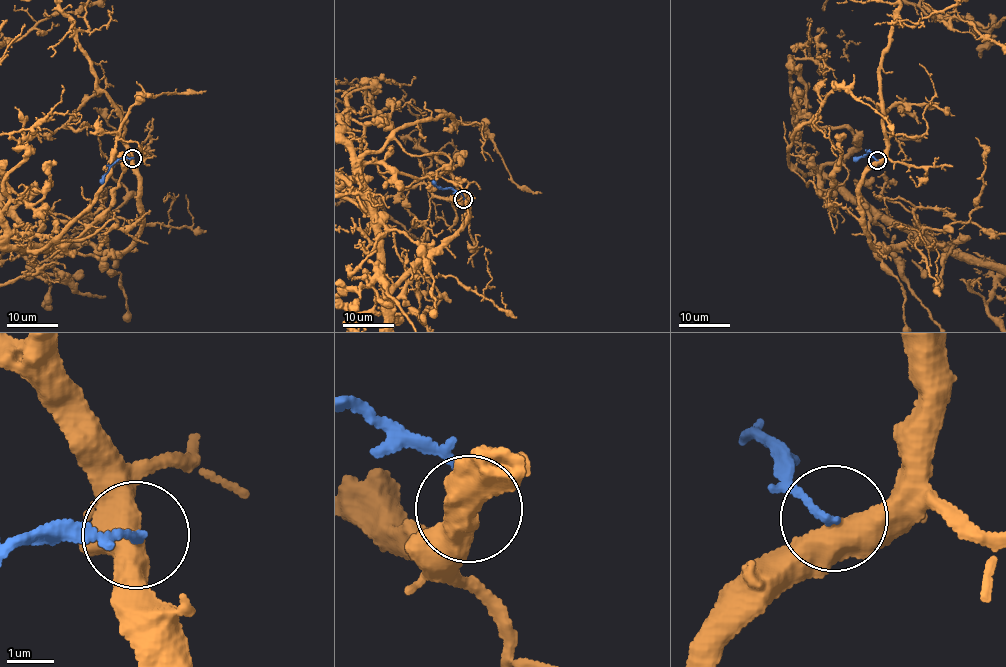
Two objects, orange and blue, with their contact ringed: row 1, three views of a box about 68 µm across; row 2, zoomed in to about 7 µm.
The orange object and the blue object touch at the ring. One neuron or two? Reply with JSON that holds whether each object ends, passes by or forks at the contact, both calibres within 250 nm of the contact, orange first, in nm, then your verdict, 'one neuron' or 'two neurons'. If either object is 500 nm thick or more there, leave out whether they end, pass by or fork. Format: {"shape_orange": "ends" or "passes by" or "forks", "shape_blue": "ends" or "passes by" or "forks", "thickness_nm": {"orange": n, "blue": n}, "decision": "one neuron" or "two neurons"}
{"thickness_nm": {"orange": 500, "blue": 140}, "decision": "two neurons"}

